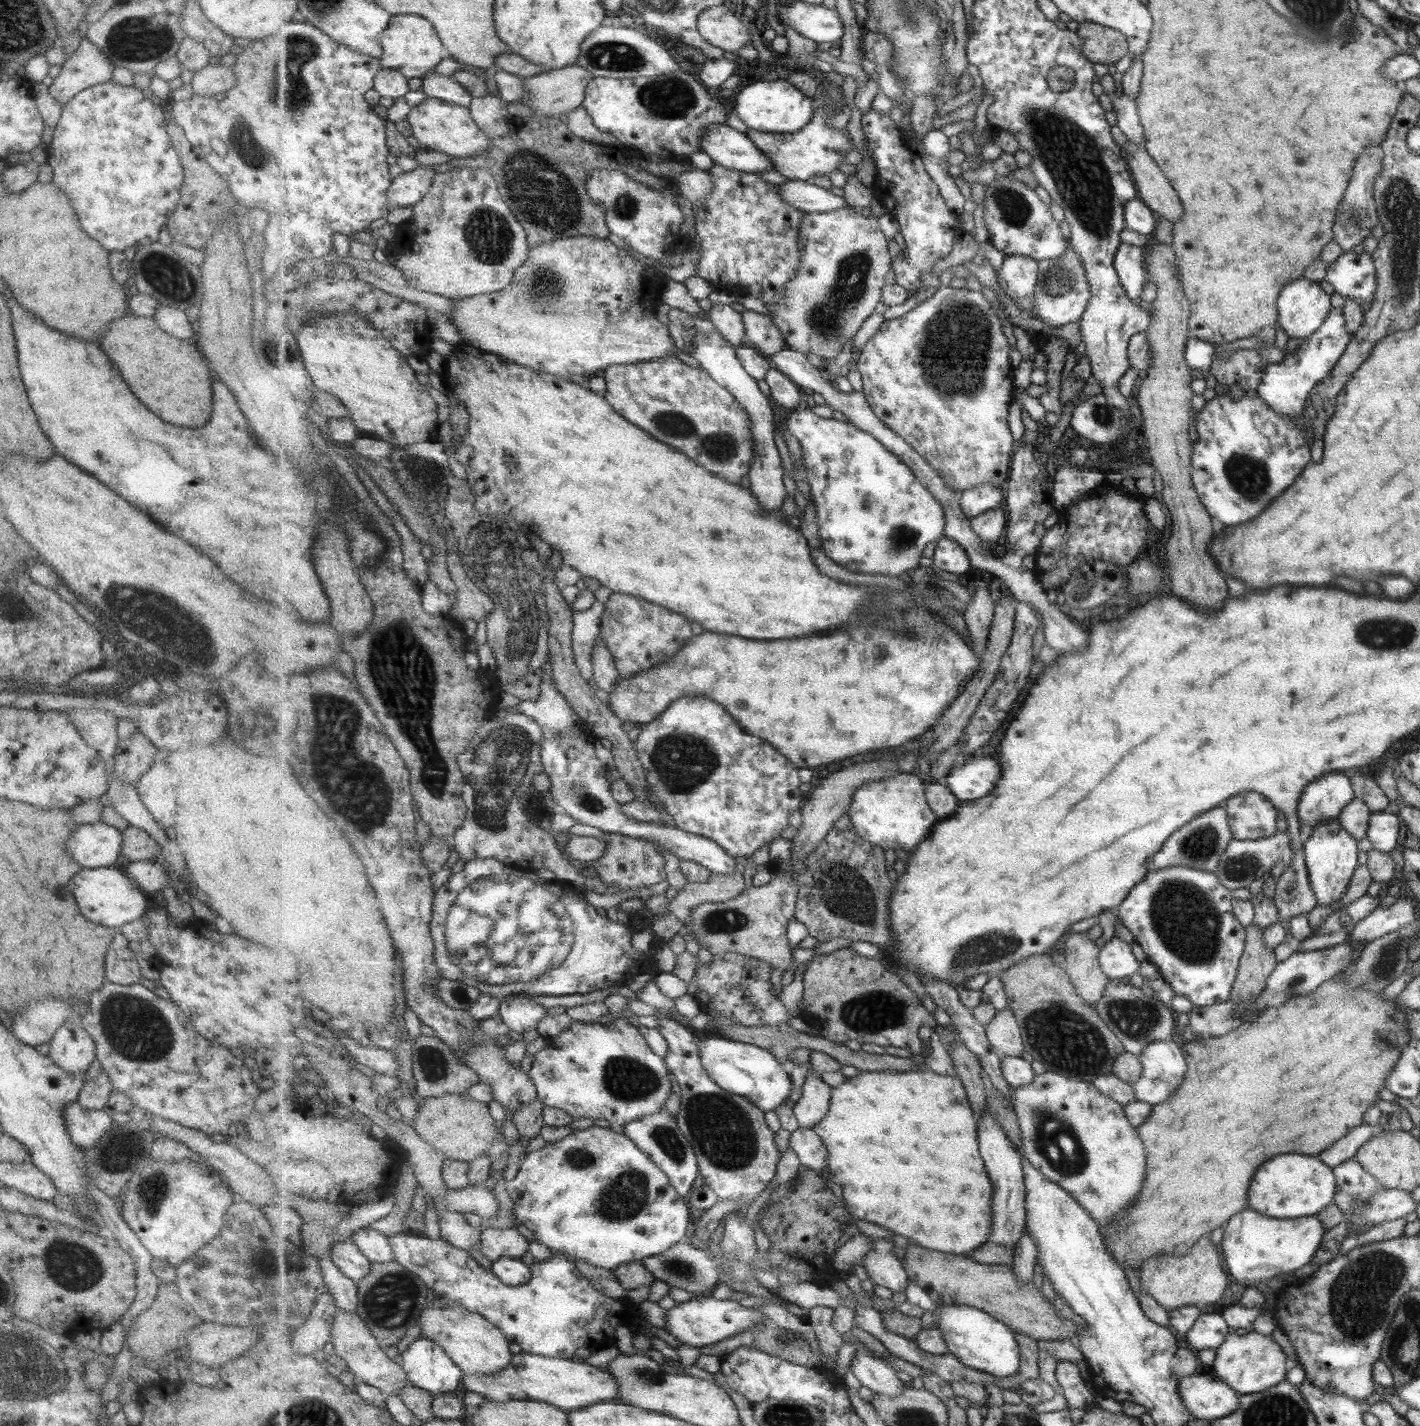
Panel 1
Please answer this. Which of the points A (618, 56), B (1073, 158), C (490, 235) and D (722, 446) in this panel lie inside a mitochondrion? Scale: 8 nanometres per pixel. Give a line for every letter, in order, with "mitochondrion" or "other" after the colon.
A: mitochondrion
B: mitochondrion
C: mitochondrion
D: mitochondrion

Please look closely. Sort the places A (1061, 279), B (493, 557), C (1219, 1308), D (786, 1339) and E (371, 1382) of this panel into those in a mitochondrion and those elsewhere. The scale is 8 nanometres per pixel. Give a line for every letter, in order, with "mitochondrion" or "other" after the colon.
A: mitochondrion
B: mitochondrion
C: other
D: mitochondrion
E: other

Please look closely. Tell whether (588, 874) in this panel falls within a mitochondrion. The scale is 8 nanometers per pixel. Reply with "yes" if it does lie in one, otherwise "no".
no

